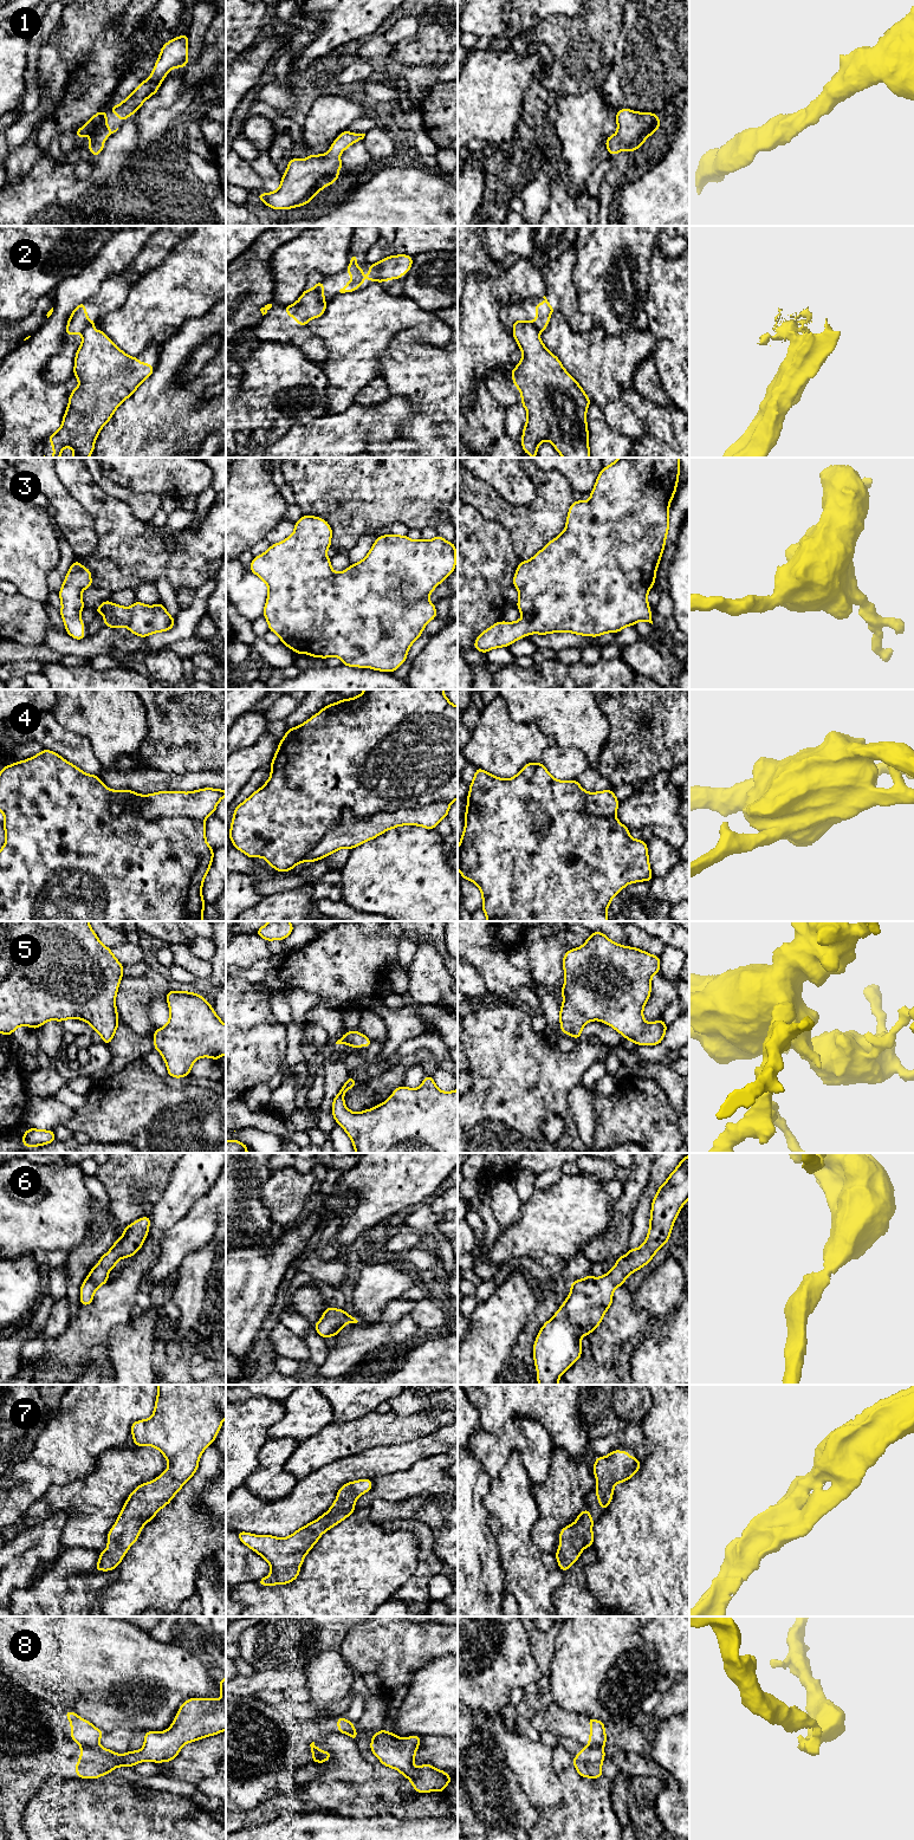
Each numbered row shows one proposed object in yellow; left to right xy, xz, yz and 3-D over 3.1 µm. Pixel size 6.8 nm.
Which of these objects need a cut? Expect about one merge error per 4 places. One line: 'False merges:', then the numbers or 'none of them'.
False merges: 2, 4, 8

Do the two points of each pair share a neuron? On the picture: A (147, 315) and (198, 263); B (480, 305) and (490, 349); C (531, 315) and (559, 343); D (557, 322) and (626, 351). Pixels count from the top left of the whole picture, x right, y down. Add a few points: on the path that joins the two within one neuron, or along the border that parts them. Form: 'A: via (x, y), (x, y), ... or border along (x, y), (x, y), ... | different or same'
A: via (160, 302), (185, 276) | same
B: via (480, 316), (480, 338) | same
C: border along (569, 321), (555, 310), (548, 325), (539, 332) | different
D: via (572, 339), (584, 351), (608, 351) | same

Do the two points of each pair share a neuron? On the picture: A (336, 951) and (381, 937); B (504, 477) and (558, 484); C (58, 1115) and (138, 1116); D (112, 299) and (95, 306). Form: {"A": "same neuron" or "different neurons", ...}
{"A": "same neuron", "B": "different neurons", "C": "different neurons", "D": "same neuron"}

